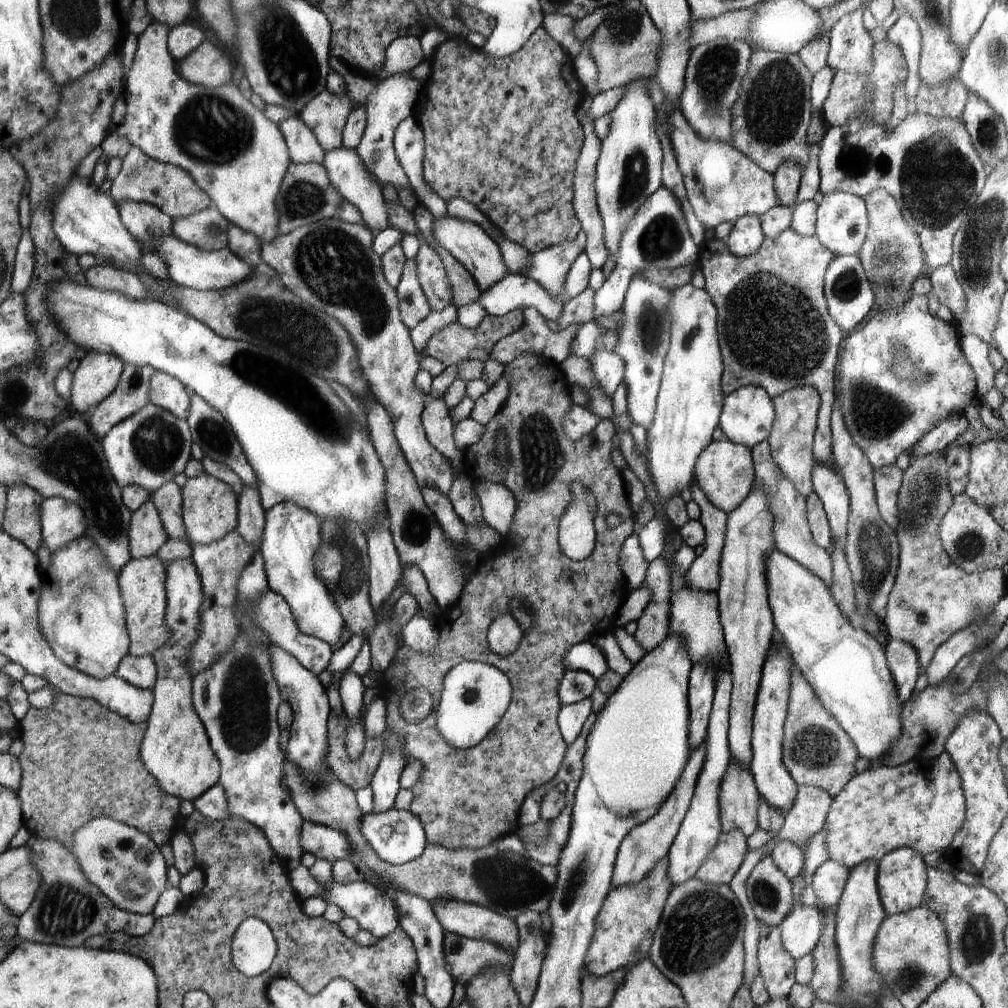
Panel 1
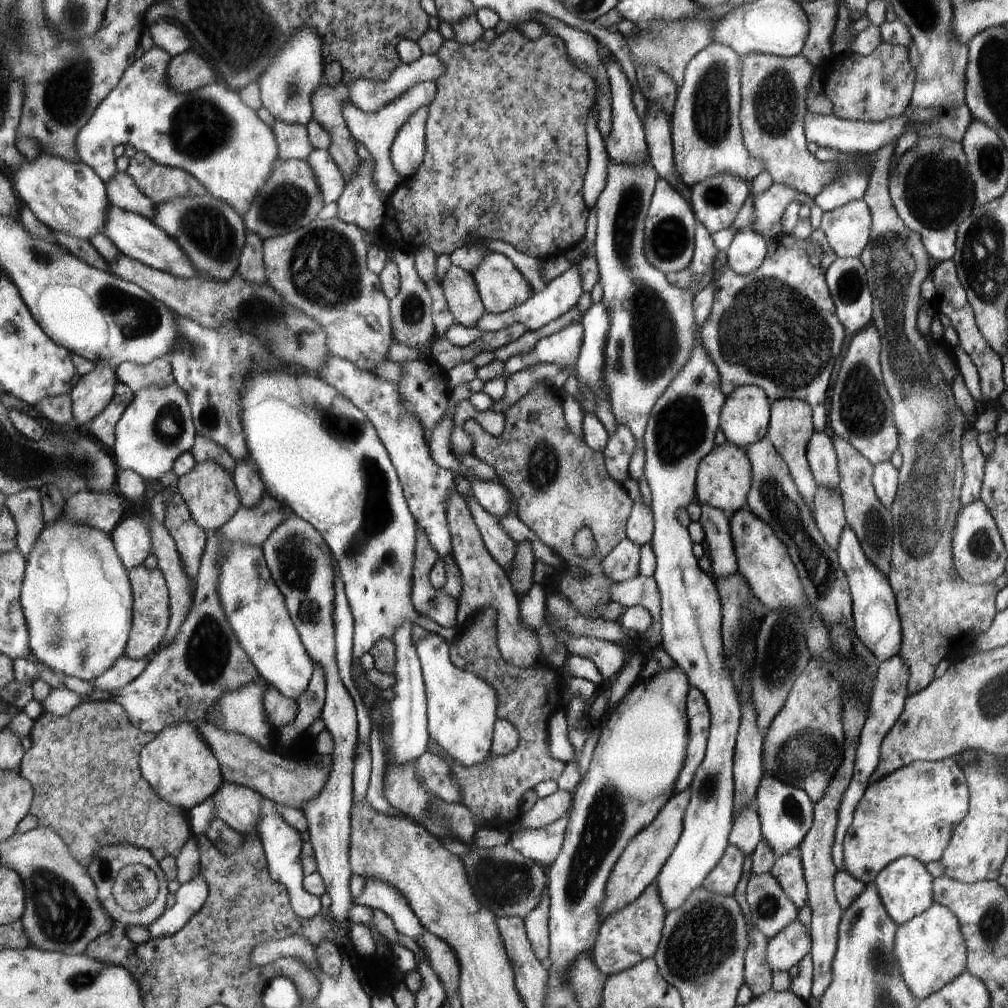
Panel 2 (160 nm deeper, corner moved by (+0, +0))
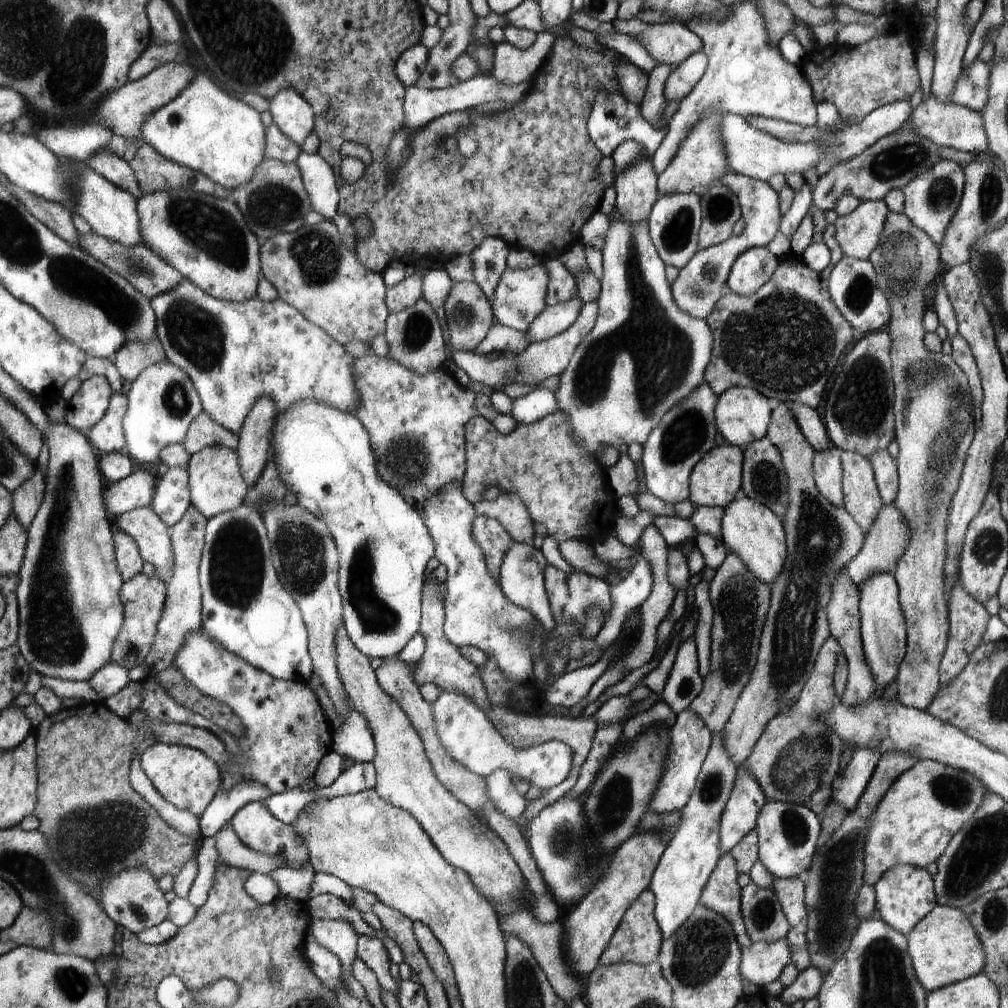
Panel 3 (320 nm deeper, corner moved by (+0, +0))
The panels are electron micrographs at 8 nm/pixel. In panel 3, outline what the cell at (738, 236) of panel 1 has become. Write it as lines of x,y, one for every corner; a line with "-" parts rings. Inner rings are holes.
768,246
754,247
735,260
727,283
732,293
752,296
771,279
778,266
779,260

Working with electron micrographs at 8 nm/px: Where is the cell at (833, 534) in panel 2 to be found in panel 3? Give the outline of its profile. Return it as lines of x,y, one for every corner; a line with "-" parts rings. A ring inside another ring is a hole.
836,445
816,451
812,466
817,489
836,506
843,506
841,451

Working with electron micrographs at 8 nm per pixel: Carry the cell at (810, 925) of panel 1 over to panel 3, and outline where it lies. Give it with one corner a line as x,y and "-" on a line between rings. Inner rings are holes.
787,939
775,943
758,941
750,946
741,946
741,977
762,990
781,975
782,969
791,962
790,955

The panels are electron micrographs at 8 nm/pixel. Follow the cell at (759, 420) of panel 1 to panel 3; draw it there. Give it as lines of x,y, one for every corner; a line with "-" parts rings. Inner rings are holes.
732,387
717,397
716,426
726,442
744,448
767,436
767,428
770,426
771,415
774,413
774,410
768,405
767,396
759,393
755,388

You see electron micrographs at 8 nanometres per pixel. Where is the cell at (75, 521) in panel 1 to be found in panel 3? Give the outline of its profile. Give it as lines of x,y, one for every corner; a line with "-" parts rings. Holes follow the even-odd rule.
145,470
132,471
130,476
111,483
104,502
113,518
122,513
137,509
139,506
150,507
155,493
157,478

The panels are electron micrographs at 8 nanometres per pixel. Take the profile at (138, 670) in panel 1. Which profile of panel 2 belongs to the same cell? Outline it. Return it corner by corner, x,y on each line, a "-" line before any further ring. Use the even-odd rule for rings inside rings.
124,654
120,655
110,670
92,682
96,693
99,695
107,693
109,695
110,691
126,687
128,683
138,679
143,674
147,664
148,658
134,660

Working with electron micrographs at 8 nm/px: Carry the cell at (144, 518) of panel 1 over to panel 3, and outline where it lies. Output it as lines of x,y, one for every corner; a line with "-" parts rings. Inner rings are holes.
120,530
115,532
115,556
124,581
142,573
144,560
139,546
131,536
128,536
128,533
123,533

